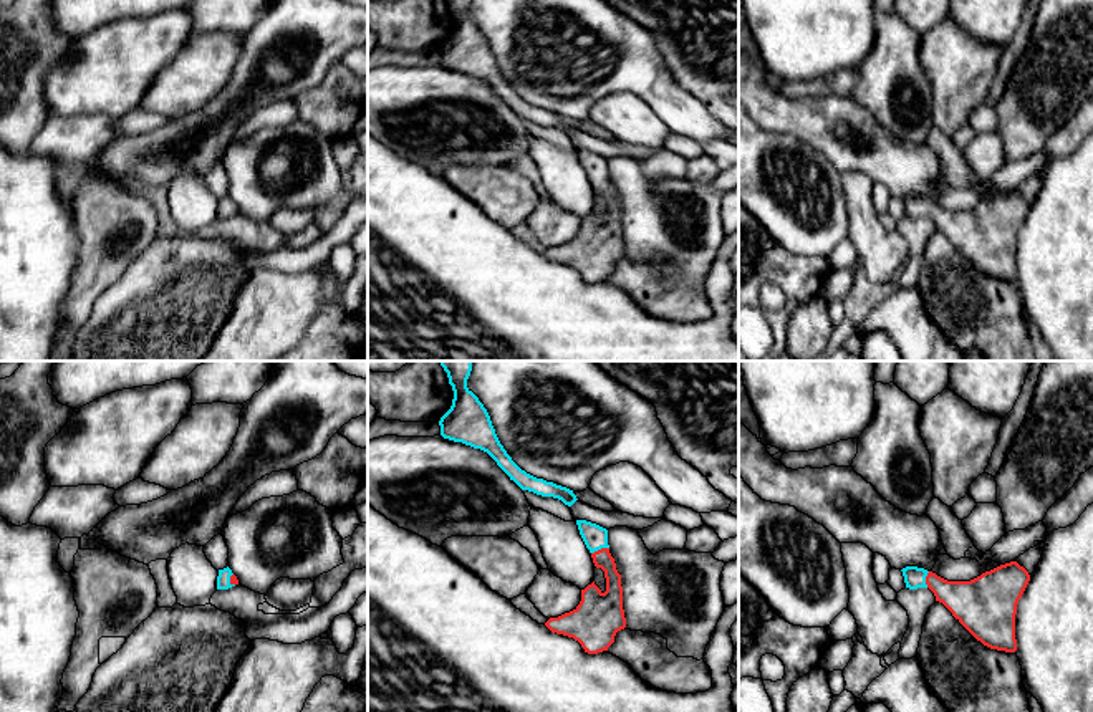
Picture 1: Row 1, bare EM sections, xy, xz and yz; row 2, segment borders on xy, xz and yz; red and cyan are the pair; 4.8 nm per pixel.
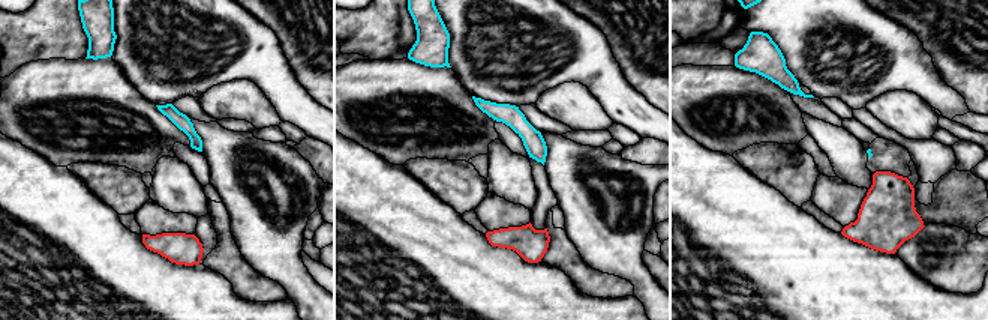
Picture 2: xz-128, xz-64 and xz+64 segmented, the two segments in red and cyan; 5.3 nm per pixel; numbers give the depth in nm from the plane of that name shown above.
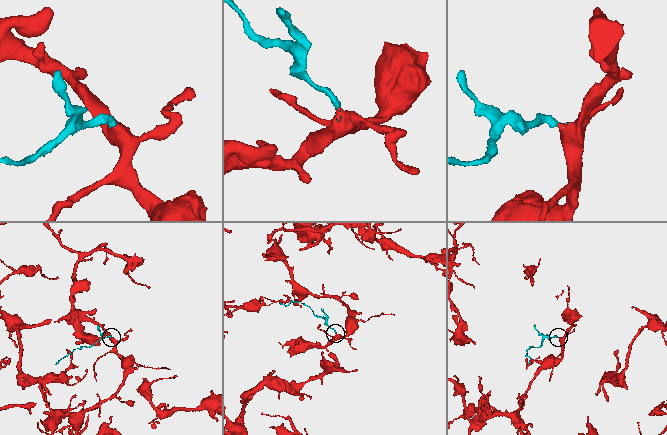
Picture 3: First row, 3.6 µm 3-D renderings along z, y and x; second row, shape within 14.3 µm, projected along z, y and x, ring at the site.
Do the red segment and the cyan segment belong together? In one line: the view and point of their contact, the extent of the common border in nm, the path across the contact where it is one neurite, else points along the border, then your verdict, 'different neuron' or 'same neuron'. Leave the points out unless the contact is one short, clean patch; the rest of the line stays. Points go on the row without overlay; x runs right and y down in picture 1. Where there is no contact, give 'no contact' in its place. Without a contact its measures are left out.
contact xz (601, 178); length 90 nm; way xz (592, 227), (610, 219), (601, 178), (595, 166); same neuron

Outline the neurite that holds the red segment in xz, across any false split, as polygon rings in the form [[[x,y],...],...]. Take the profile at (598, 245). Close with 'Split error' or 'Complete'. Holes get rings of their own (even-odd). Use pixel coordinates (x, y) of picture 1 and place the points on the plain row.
[[[576,149],[576,154],[595,195],[604,200],[606,220],[593,210],[581,219],[581,230],[573,240],[550,247],[545,255],[551,262],[573,267],[585,281],[598,283],[608,280],[616,262],[626,257],[621,204],[609,182],[608,159],[586,149]]]. Split error

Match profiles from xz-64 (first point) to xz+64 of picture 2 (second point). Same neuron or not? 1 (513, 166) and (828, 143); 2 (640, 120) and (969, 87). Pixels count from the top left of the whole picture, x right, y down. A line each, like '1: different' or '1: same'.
1: same
2: different

